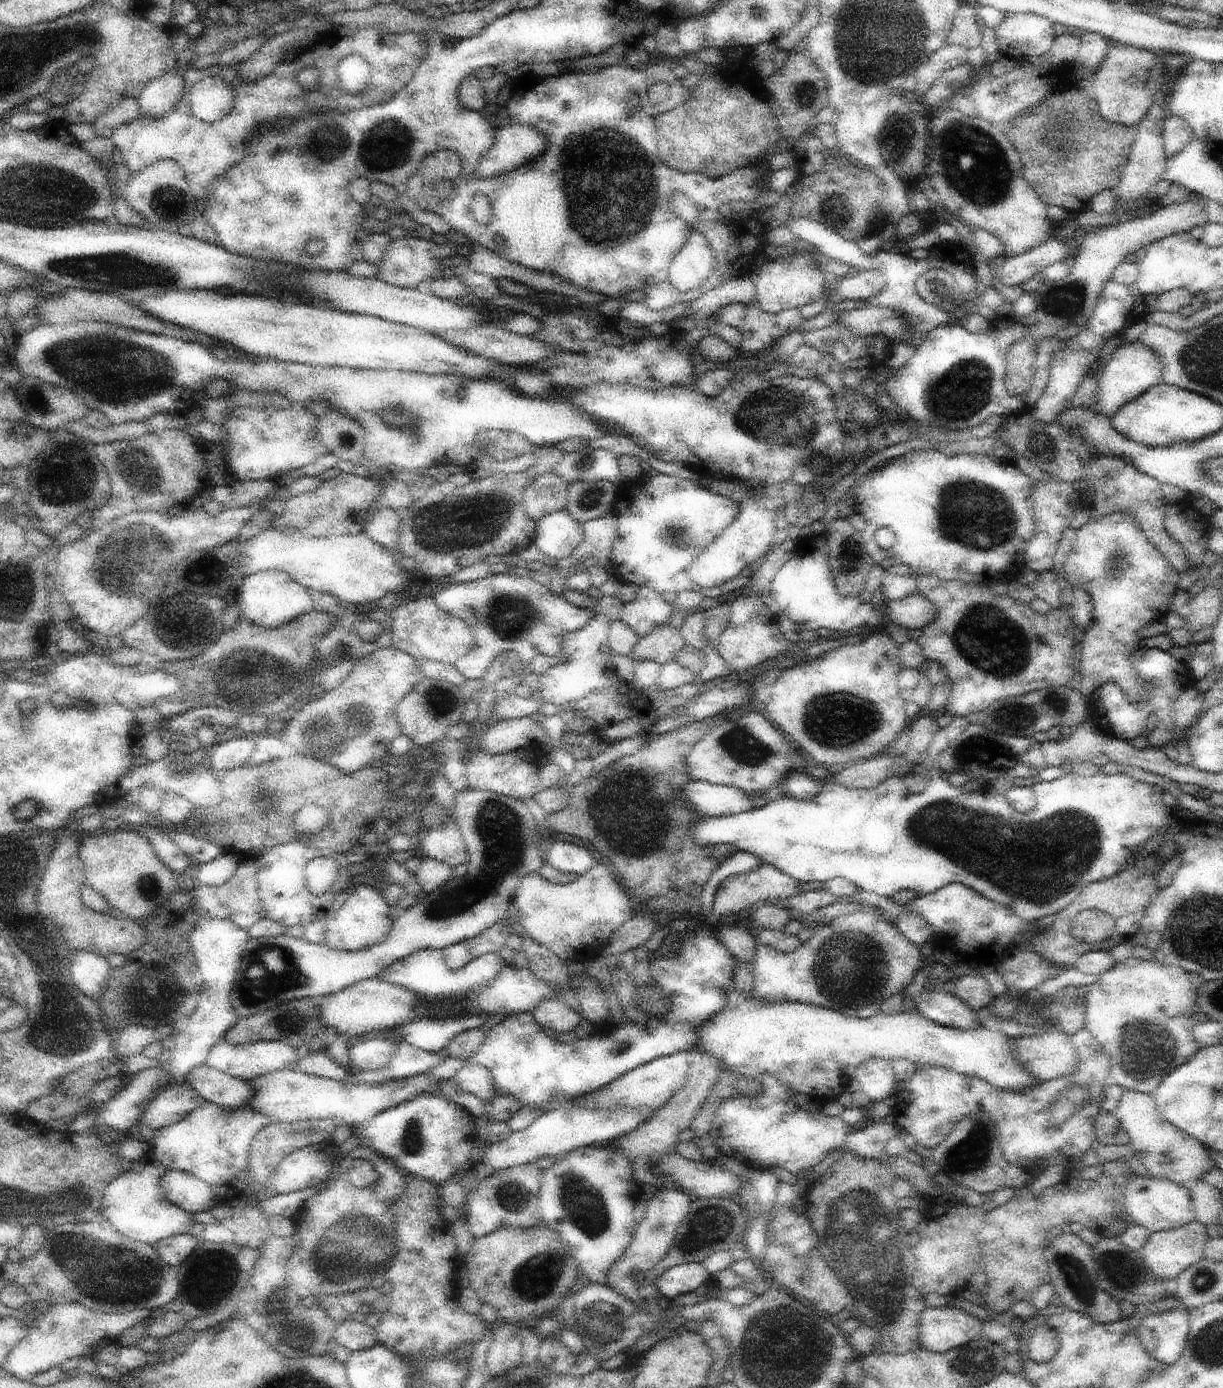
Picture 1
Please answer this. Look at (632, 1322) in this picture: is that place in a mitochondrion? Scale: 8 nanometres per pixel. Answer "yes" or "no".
yes

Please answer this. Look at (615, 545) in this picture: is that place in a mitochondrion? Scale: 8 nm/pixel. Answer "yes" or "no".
no

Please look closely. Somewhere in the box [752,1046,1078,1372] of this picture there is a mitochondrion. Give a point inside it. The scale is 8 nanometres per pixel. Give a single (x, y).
(864, 1242)

